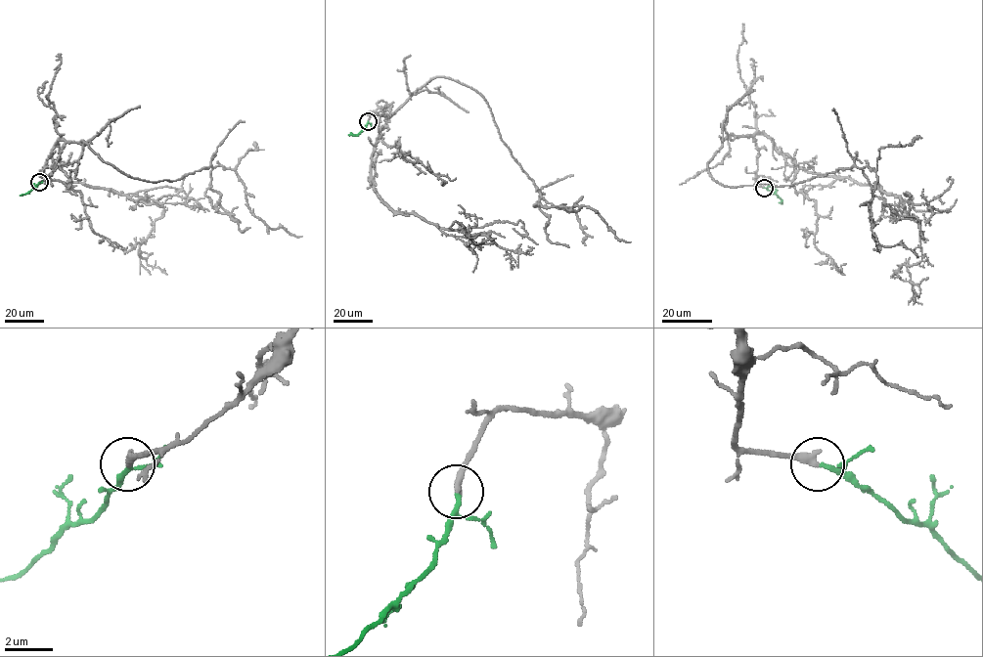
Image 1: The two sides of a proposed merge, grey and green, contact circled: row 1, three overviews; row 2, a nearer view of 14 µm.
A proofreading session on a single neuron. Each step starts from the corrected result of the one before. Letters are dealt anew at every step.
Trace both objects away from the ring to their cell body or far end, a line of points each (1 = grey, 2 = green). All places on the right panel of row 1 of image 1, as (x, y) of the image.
1: (764, 188), (755, 140), (729, 135), (707, 163), (724, 186), (873, 169), (872, 233), (917, 255)
2: (764, 188), (781, 199), (781, 204)

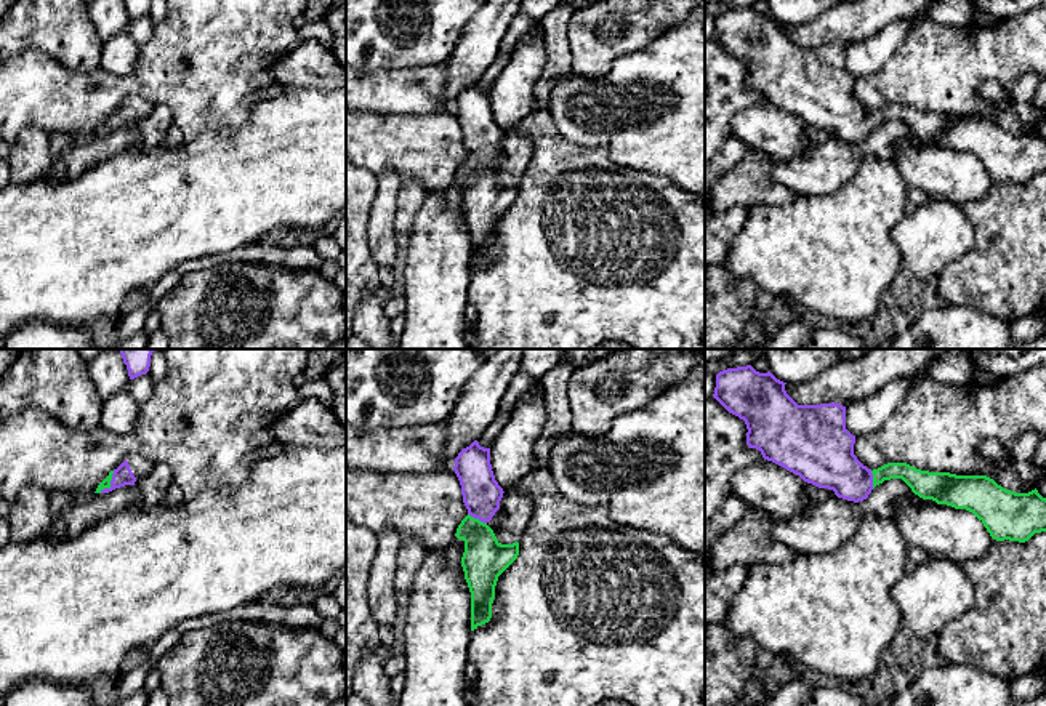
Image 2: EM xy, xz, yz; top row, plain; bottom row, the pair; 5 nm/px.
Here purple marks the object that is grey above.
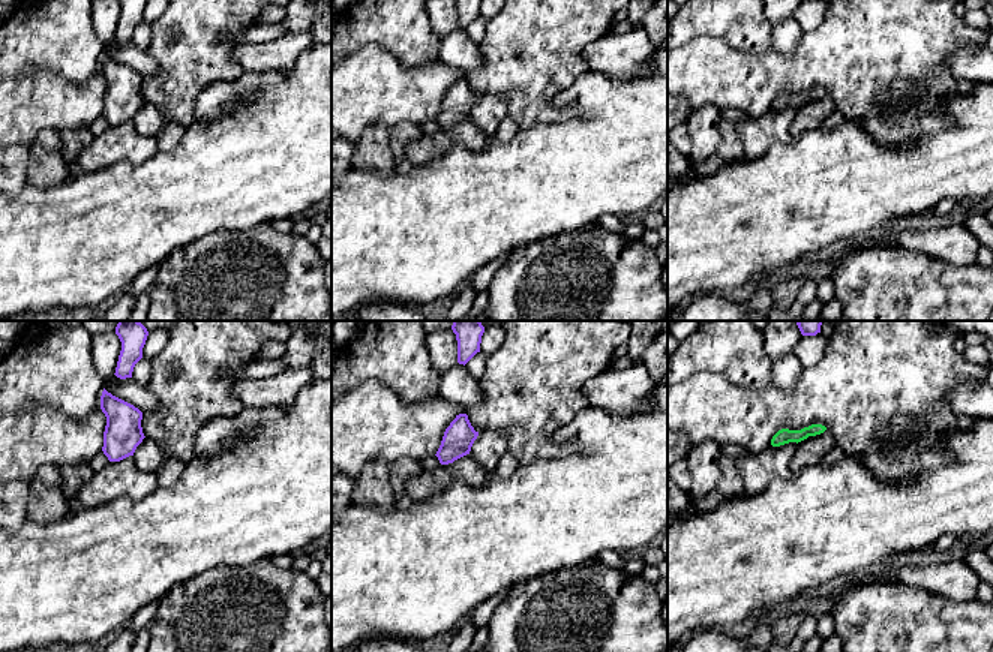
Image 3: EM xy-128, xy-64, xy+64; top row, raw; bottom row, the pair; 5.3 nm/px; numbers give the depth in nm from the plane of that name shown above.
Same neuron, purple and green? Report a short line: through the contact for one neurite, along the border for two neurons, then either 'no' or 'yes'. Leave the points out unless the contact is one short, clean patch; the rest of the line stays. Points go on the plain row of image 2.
line xy (122, 117), (111, 125), (106, 125); yes

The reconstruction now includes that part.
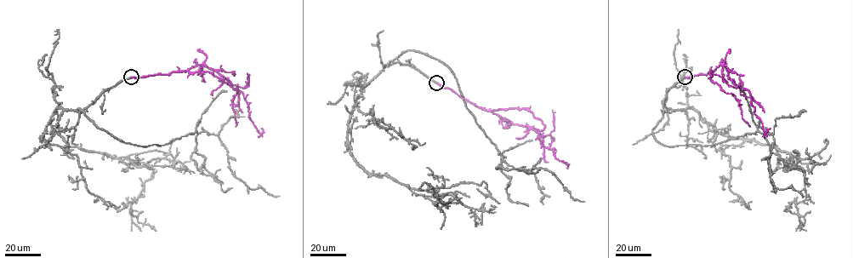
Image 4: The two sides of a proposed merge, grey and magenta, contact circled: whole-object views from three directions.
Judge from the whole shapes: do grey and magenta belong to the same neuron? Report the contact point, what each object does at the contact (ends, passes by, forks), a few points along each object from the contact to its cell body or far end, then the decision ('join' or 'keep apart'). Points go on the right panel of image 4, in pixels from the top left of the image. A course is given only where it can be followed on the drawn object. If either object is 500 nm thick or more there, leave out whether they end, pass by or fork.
place (685, 77); grey ends; magenta ends; course grey (685, 77), (667, 90), (672, 111), (653, 128), (656, 140), (710, 146), (768, 131), (774, 185), (803, 196); course magenta (685, 77), (707, 74), (723, 65), (734, 83), (748, 90), (754, 114), (762, 123), (765, 134), (770, 128); join

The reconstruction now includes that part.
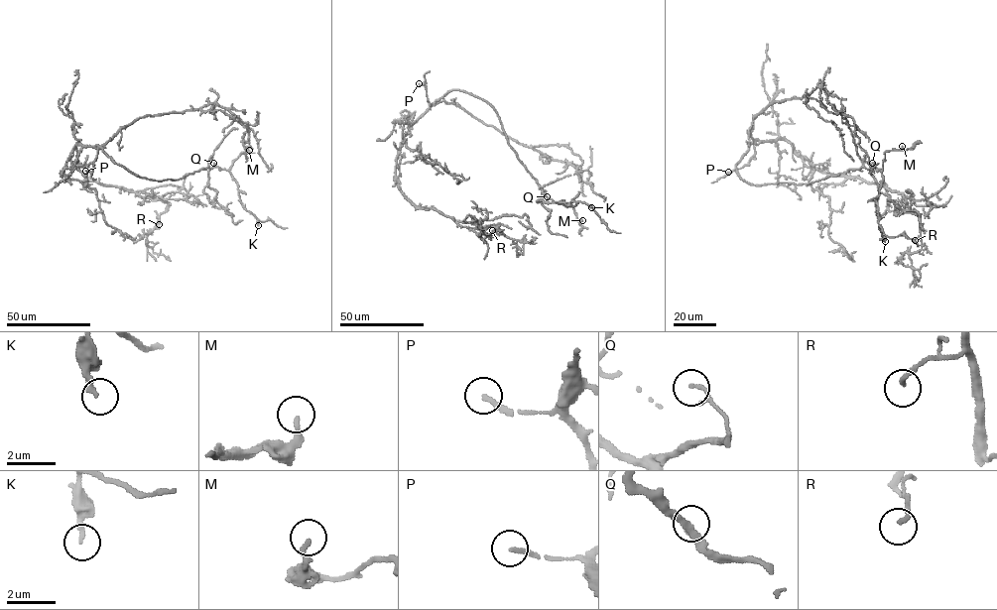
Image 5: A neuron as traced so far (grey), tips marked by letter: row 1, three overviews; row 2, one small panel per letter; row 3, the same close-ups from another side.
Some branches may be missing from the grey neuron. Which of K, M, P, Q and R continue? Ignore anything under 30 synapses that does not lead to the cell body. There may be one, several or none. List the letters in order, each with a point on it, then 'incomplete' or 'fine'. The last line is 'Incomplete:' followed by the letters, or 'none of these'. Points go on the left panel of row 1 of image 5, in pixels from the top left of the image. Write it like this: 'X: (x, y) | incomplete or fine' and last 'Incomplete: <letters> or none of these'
K: (258, 225) | fine
M: (249, 150) | fine
P: (85, 171) | incomplete
Q: (213, 163) | fine
R: (159, 224) | fine
Incomplete: P

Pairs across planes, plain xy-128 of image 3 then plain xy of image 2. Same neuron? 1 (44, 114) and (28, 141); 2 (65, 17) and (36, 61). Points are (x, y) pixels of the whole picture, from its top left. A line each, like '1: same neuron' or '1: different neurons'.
1: different neurons
2: different neurons

